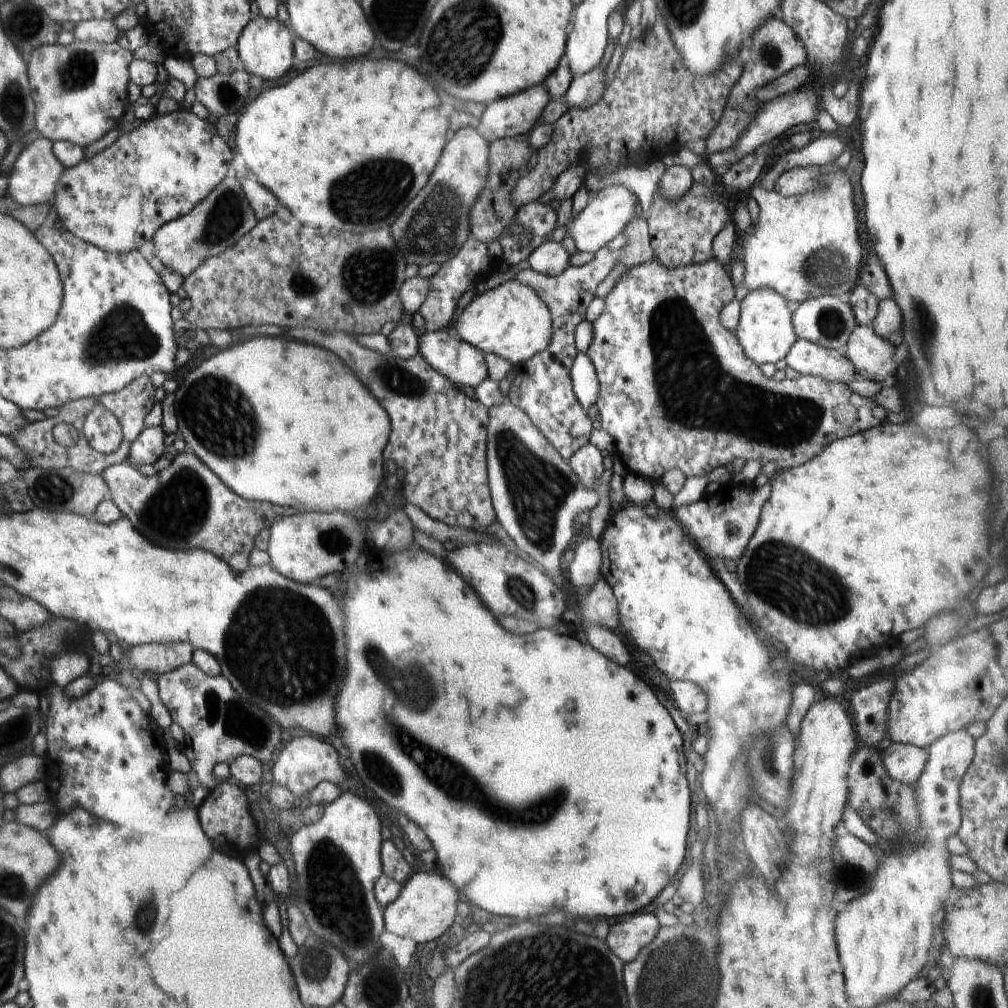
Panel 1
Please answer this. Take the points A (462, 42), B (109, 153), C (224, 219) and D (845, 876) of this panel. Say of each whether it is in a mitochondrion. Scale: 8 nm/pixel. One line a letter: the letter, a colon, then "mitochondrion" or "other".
A: mitochondrion
B: other
C: mitochondrion
D: mitochondrion

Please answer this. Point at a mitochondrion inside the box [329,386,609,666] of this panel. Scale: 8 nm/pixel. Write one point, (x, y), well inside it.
(536, 488)

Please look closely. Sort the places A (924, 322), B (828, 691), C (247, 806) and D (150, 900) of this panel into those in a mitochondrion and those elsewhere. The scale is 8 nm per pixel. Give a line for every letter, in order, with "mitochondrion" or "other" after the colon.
A: mitochondrion
B: other
C: other
D: mitochondrion

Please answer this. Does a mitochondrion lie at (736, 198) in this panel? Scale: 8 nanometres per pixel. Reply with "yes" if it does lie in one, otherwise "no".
no

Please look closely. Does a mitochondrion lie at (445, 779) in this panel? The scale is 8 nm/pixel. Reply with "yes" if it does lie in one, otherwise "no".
yes

